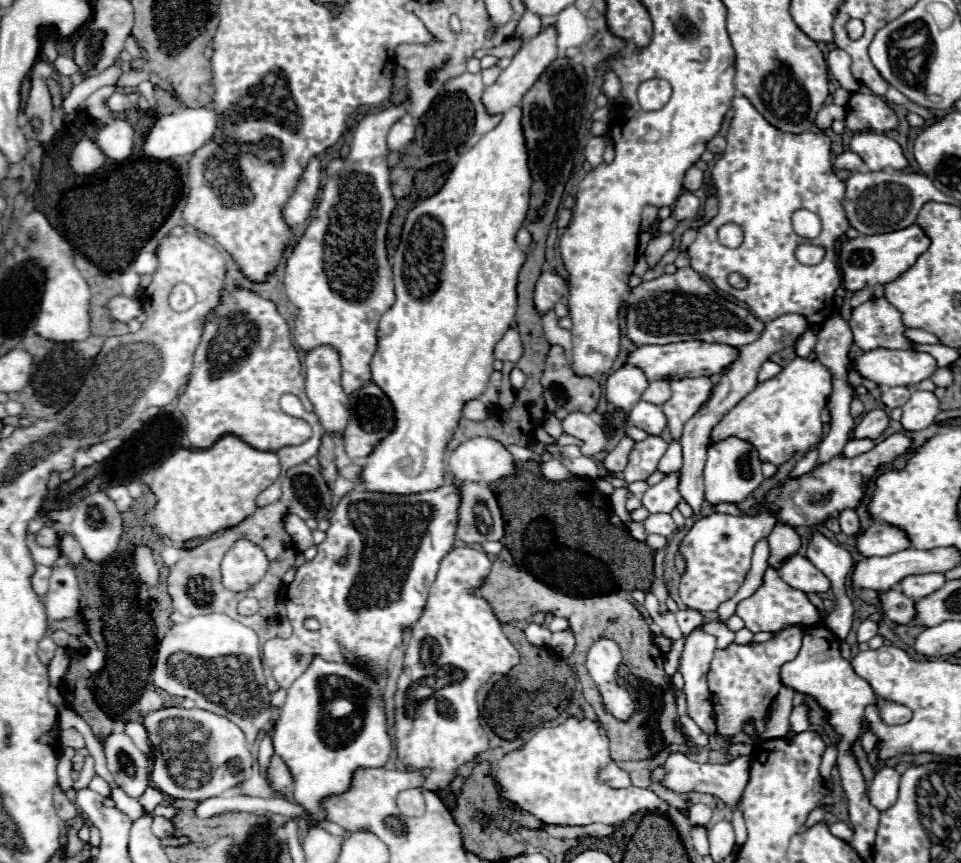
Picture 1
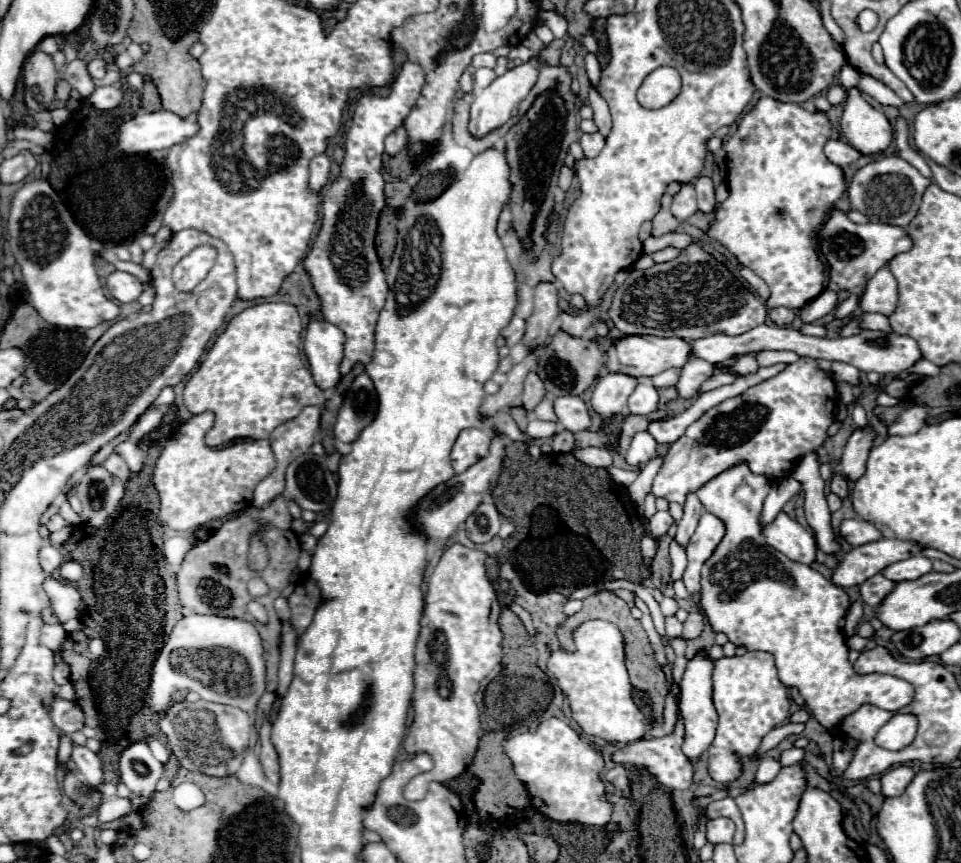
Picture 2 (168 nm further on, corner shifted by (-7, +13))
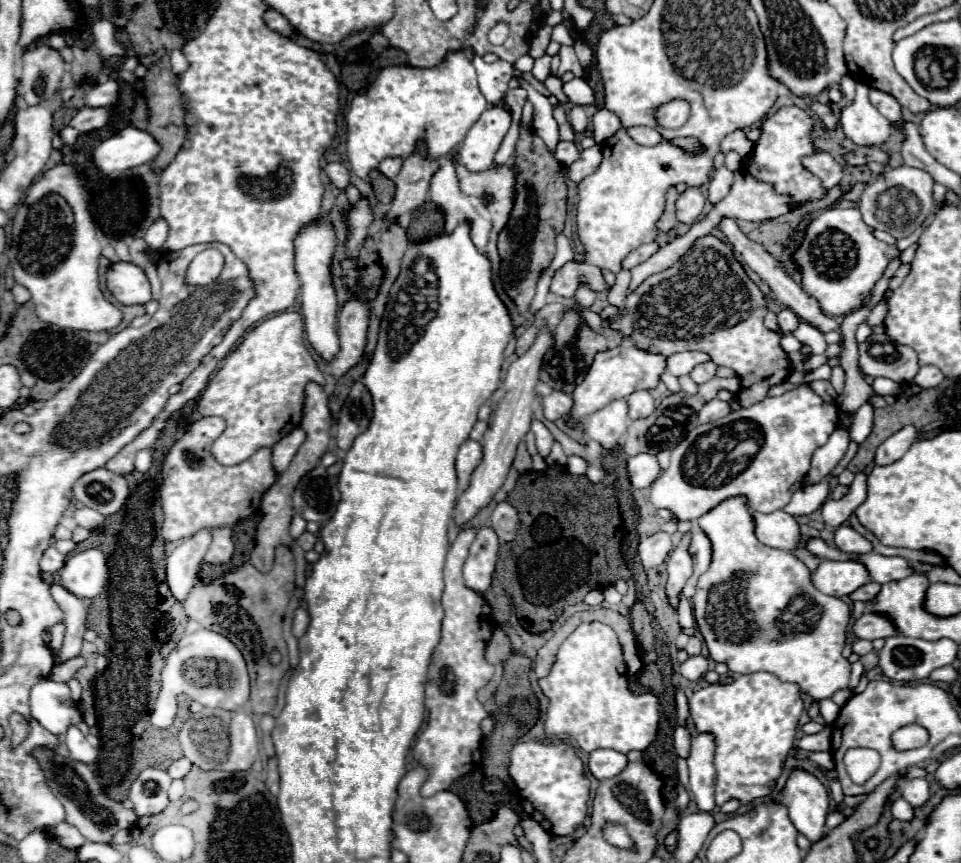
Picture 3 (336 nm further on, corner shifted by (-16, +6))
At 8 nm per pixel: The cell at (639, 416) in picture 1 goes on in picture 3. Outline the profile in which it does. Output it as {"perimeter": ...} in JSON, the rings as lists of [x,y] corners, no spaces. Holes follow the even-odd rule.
{"perimeter":[[[636,391],[632,393],[632,397],[628,397],[628,405],[630,405],[630,419],[642,419],[654,413],[656,409],[656,401],[648,391]]]}

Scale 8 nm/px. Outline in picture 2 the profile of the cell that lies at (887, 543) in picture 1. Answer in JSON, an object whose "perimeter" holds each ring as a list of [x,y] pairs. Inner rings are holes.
{"perimeter":[[[853,518],[853,520],[843,520],[841,522],[841,526],[839,526],[839,538],[845,540],[845,542],[849,542],[851,546],[861,546],[861,544],[875,542],[875,540],[883,538],[883,534],[871,522]]]}

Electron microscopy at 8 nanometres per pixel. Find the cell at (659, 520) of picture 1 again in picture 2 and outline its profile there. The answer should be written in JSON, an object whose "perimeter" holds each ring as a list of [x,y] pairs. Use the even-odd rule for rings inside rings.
{"perimeter":[[[657,512],[649,522],[649,532],[653,538],[663,538],[673,524],[673,518],[669,512]]]}

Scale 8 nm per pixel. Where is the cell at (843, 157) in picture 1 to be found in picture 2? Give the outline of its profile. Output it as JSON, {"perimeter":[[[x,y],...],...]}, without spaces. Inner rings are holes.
{"perimeter":[[[829,140],[825,144],[823,152],[825,152],[829,162],[833,162],[833,164],[837,164],[841,168],[845,168],[851,162],[855,162],[861,156],[855,148],[851,148],[847,142],[841,142],[841,140]]]}

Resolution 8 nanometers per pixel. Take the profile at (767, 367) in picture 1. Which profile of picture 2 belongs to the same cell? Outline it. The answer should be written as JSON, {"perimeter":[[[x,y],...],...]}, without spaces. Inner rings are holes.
{"perimeter":[[[763,350],[757,354],[757,362],[761,366],[773,366],[773,364],[779,364],[779,362],[797,362],[799,356],[795,352],[785,352],[785,350]]]}

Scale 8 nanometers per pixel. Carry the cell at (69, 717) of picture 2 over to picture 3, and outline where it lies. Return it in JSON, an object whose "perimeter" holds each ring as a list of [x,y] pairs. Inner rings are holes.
{"perimeter":[[[50,678],[32,688],[30,709],[32,717],[56,735],[66,733],[70,725],[82,721],[82,713],[72,701],[70,687],[66,683],[54,683]]]}

